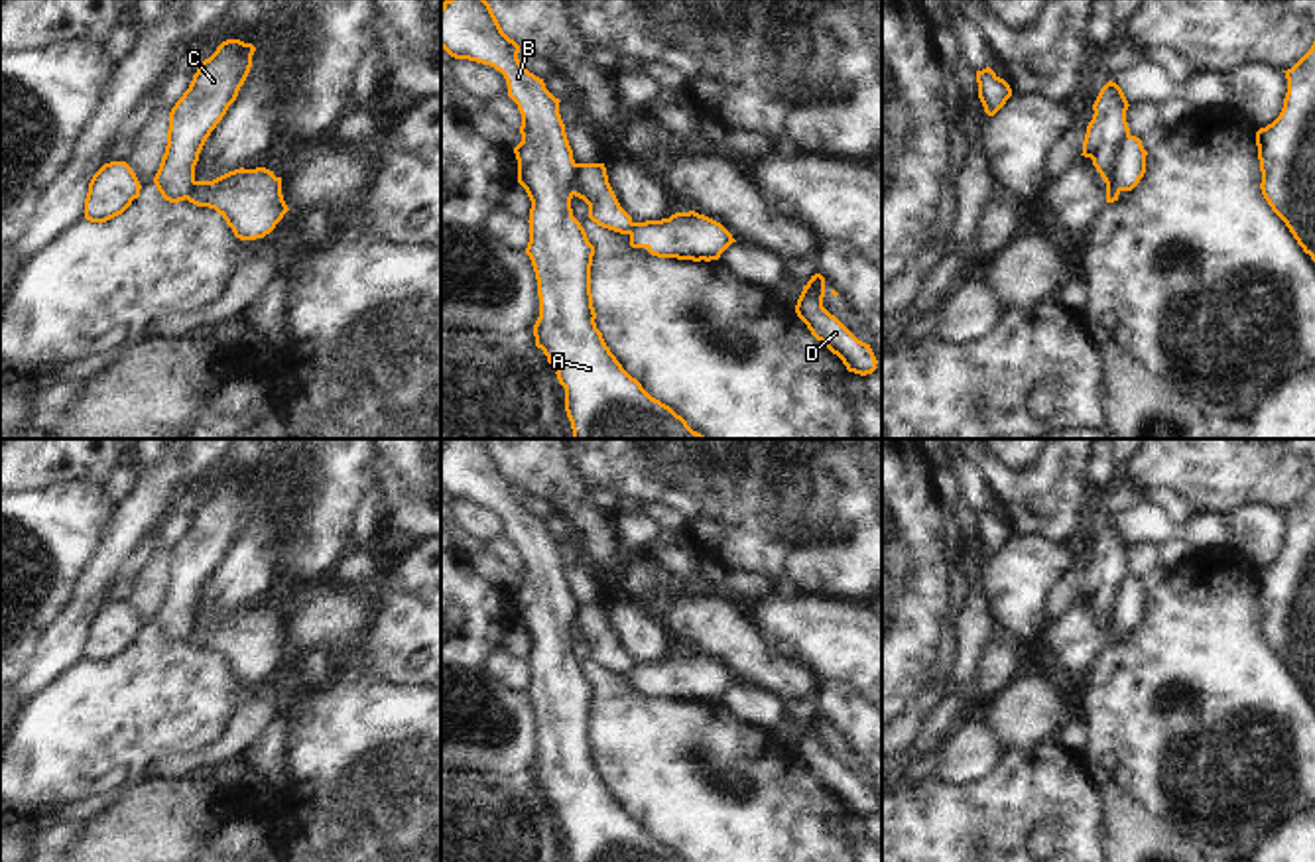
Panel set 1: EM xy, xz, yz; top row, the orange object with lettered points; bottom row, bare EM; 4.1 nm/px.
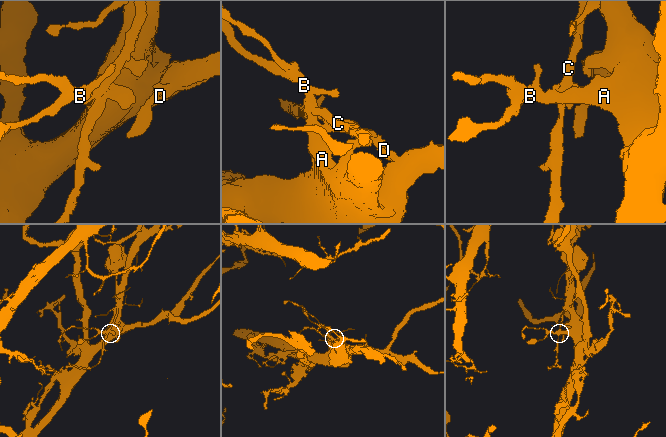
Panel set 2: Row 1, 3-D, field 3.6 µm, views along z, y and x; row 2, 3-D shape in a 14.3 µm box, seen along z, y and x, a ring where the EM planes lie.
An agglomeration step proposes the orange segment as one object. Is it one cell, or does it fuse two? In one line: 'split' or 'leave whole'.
split

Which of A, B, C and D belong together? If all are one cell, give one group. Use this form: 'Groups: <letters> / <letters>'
Groups: A B D / C.

